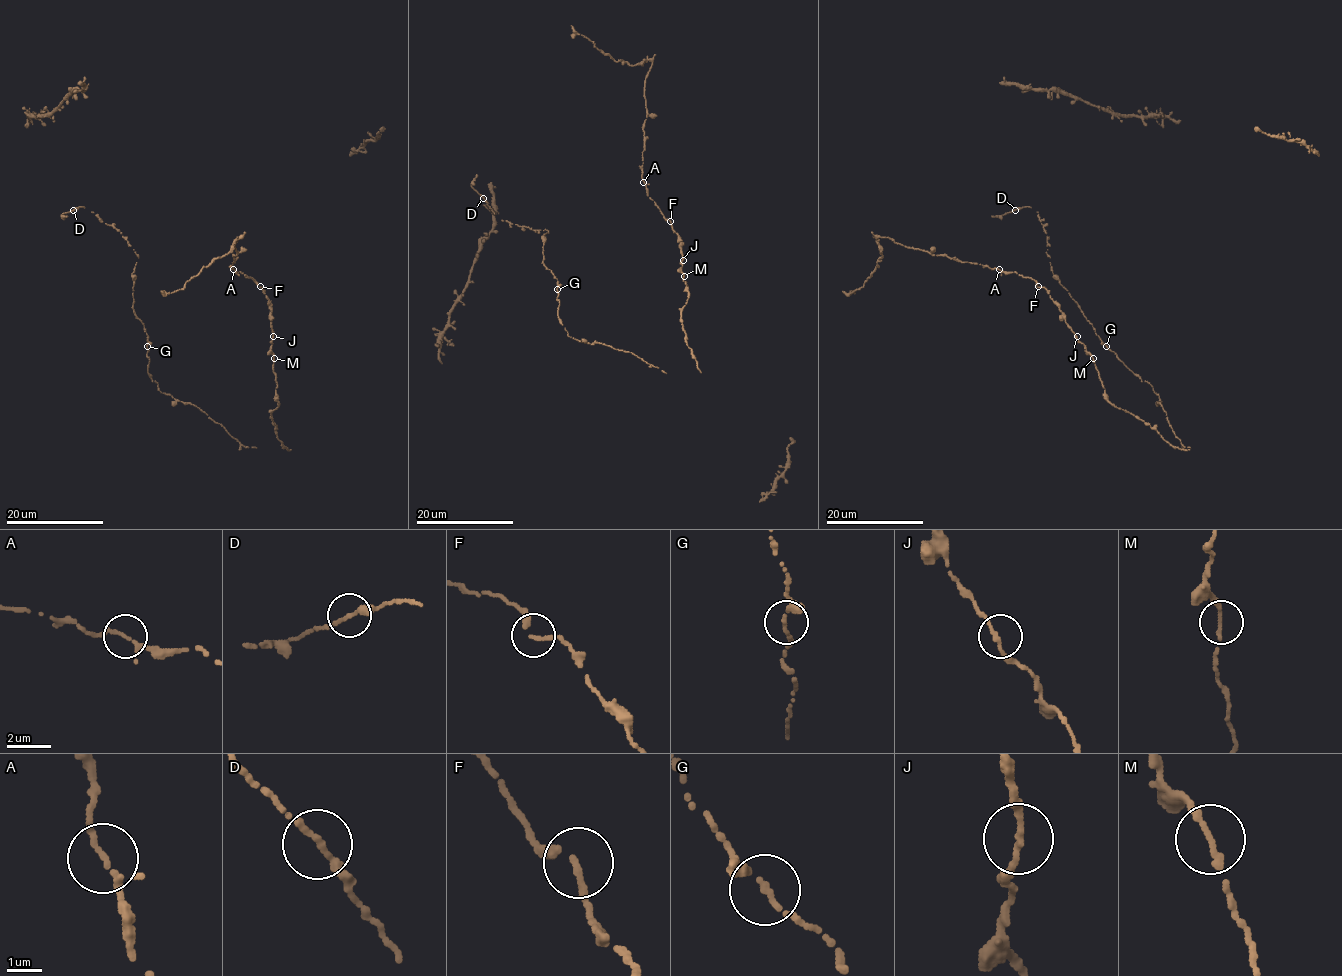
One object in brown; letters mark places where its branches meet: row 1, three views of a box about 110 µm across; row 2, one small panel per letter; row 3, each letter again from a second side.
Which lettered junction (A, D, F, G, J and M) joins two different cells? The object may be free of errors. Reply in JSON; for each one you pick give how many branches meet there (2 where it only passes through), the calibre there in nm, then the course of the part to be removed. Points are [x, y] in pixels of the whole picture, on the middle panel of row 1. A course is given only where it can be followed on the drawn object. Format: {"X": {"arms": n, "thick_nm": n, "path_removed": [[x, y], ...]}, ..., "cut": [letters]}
{"cut": []}

